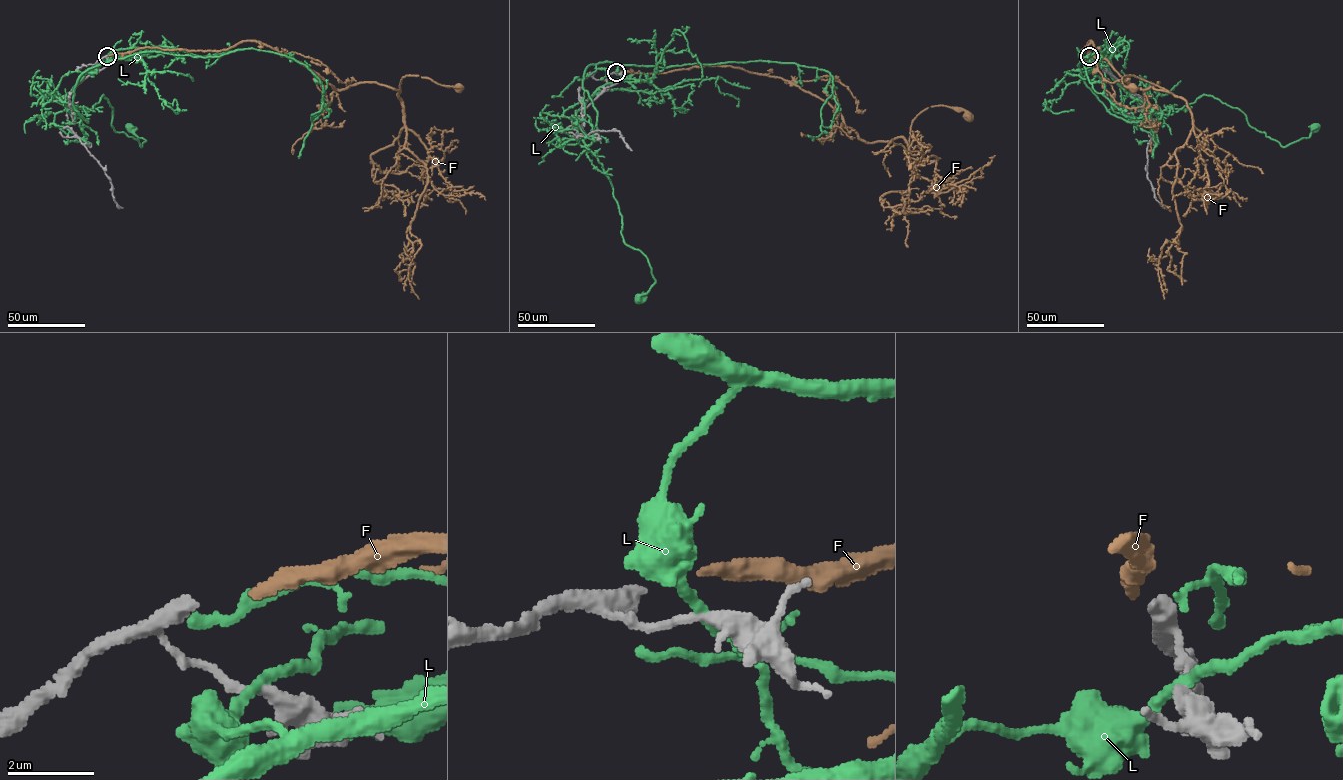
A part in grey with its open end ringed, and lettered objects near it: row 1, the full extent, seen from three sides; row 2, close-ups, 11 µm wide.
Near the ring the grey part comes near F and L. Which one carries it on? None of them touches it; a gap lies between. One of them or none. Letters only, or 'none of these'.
F

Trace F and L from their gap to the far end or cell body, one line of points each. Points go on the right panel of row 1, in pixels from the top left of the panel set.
F: (1088, 55), (1090, 41), (1131, 85), (1166, 90), (1123, 77), (1134, 88)
L: (1091, 56), (1156, 113), (1171, 114), (1204, 94), (1239, 108), (1250, 125), (1283, 147), (1315, 127)

